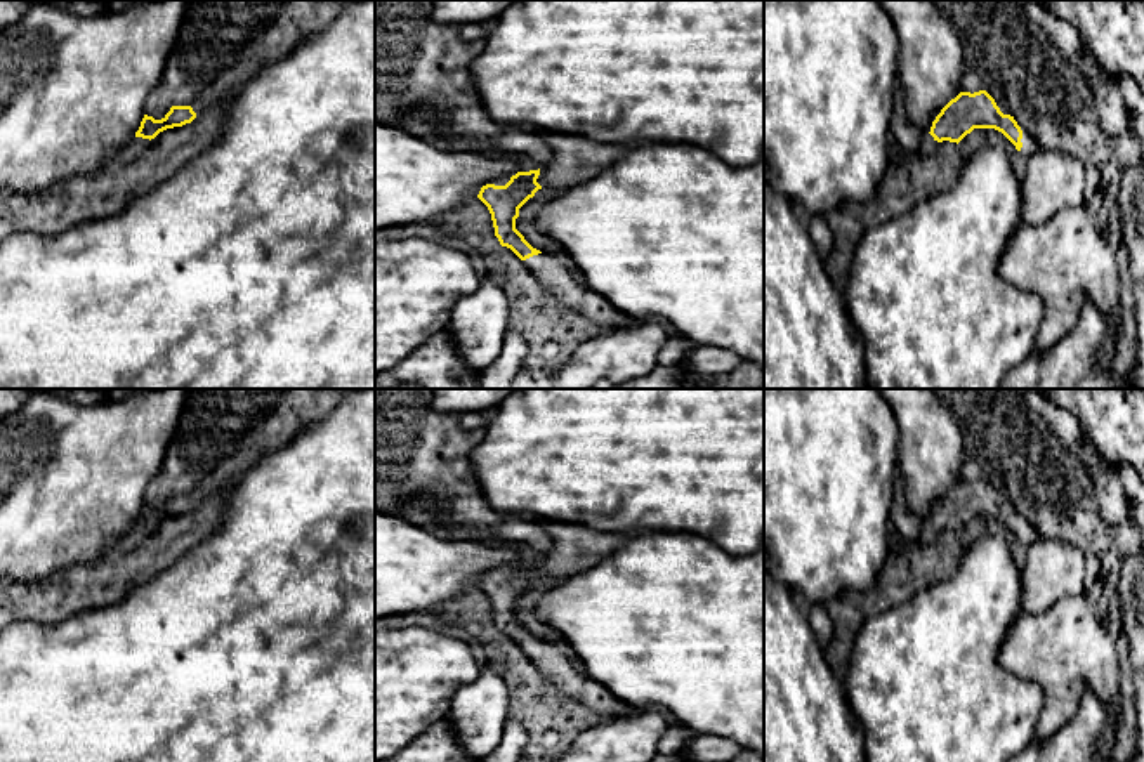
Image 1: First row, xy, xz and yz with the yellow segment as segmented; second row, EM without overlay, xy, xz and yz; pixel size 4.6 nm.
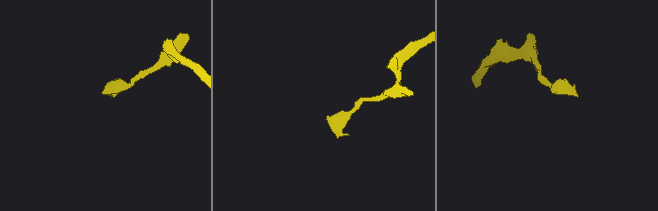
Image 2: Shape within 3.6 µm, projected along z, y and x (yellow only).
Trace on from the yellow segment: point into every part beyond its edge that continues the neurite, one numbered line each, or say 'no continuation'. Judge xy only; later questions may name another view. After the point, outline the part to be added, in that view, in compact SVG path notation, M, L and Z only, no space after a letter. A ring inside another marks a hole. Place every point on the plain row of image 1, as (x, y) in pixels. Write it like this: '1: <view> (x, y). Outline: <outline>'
1: xy (129, 540). Outline: M134 526L127 533L122 535L122 538L115 543L115 549L109 555L104 555L104 559L120 559L130 550L134 550L148 535L149 528Z

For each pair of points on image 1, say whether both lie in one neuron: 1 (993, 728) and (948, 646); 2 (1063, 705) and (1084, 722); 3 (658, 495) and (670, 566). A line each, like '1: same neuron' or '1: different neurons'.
1: same neuron
2: different neurons
3: different neurons

